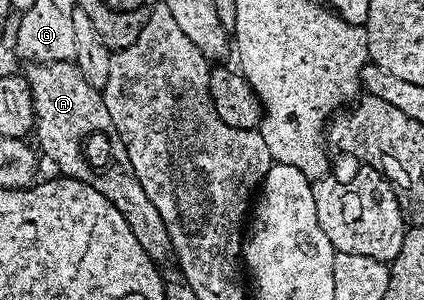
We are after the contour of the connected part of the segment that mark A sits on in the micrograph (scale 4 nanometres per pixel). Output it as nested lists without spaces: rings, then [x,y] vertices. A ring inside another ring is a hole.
[[[74,62],[65,63],[36,63],[28,66],[25,71],[25,78],[31,84],[31,96],[33,97],[33,105],[35,106],[35,126],[33,128],[34,138],[39,138],[38,150],[44,155],[47,154],[57,166],[60,167],[62,174],[69,179],[76,179],[85,185],[89,185],[93,189],[97,189],[97,193],[101,193],[110,201],[117,209],[117,213],[121,213],[121,217],[125,217],[125,221],[129,225],[129,229],[133,229],[133,237],[137,237],[137,245],[141,245],[141,249],[145,249],[145,253],[149,258],[156,261],[162,261],[166,255],[172,254],[171,242],[169,241],[169,233],[165,229],[165,225],[161,221],[161,213],[157,213],[157,205],[153,205],[153,201],[149,201],[149,196],[145,194],[145,189],[141,189],[141,181],[137,181],[137,173],[133,173],[133,165],[129,161],[129,153],[125,153],[125,145],[121,141],[121,137],[117,133],[117,129],[113,125],[113,117],[109,117],[109,109],[105,109],[105,101],[103,100],[103,92],[100,88],[89,85],[89,81],[85,81],[85,77],[81,77],[81,69],[75,67]]]

